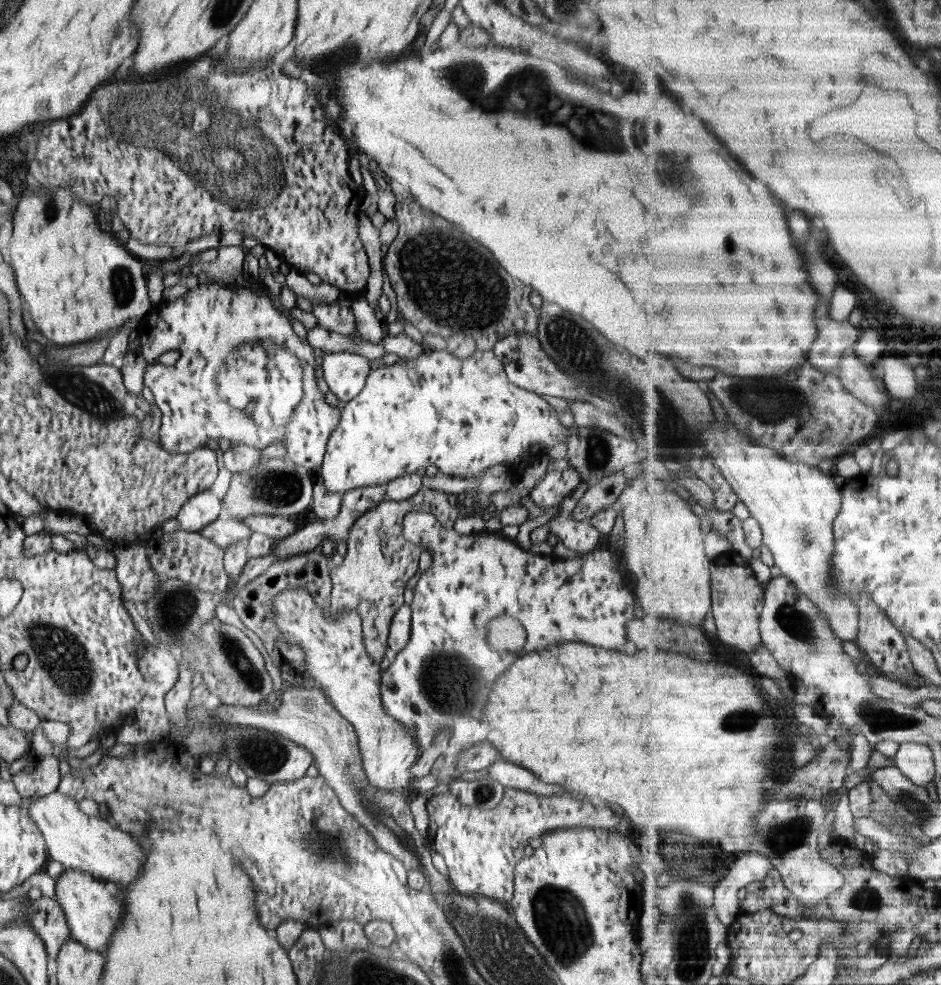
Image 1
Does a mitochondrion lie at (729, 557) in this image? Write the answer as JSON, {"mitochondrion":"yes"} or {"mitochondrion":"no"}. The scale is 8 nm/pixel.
{"mitochondrion":"no"}

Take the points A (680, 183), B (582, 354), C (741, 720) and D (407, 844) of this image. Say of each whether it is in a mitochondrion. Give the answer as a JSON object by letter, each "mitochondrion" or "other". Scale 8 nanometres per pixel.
{"A":"mitochondrion","B":"mitochondrion","C":"mitochondrion","D":"mitochondrion"}

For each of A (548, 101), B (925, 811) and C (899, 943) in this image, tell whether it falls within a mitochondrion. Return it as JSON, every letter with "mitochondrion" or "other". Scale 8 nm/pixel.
{"A":"mitochondrion","B":"mitochondrion","C":"other"}

